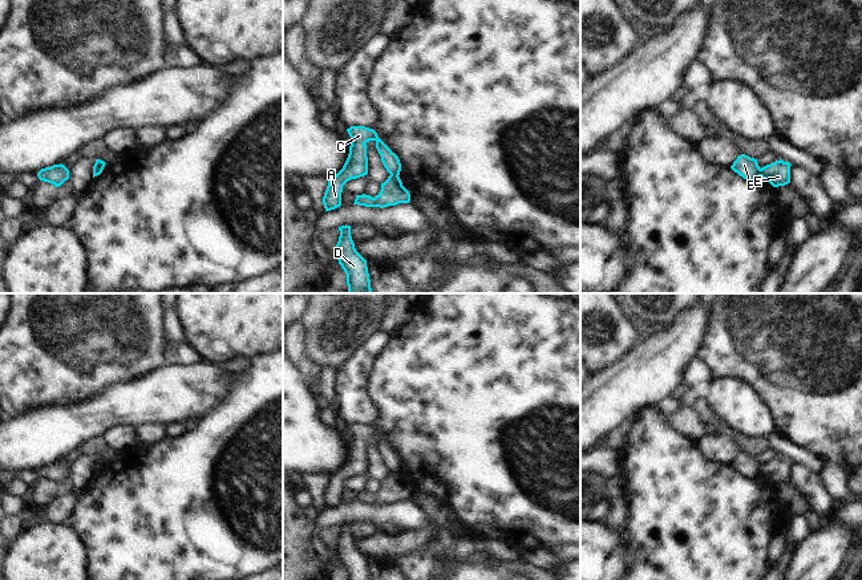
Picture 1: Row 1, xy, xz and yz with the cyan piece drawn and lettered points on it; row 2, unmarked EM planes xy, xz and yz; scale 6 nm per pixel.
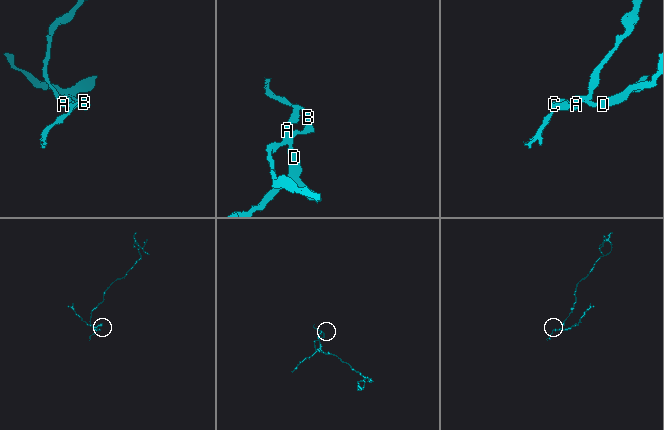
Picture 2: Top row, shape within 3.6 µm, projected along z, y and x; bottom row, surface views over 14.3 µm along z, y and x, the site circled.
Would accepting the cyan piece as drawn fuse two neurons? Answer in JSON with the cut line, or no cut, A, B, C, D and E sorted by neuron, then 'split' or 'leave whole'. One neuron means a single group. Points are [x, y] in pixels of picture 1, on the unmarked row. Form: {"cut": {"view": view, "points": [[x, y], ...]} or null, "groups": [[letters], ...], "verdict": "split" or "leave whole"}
{"cut": {"view": "xz", "points": [[391, 471], [397, 474]]}, "groups": [["A", "B", "C"], ["D", "E"]], "verdict": "split"}

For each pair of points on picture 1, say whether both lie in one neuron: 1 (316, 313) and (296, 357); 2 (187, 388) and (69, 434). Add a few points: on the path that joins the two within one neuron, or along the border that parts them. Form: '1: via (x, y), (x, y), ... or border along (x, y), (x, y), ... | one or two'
1: border along (300, 320), (303, 329), (303, 359), (311, 369) | two
2: via (158, 398), (117, 405), (98, 413) | one

